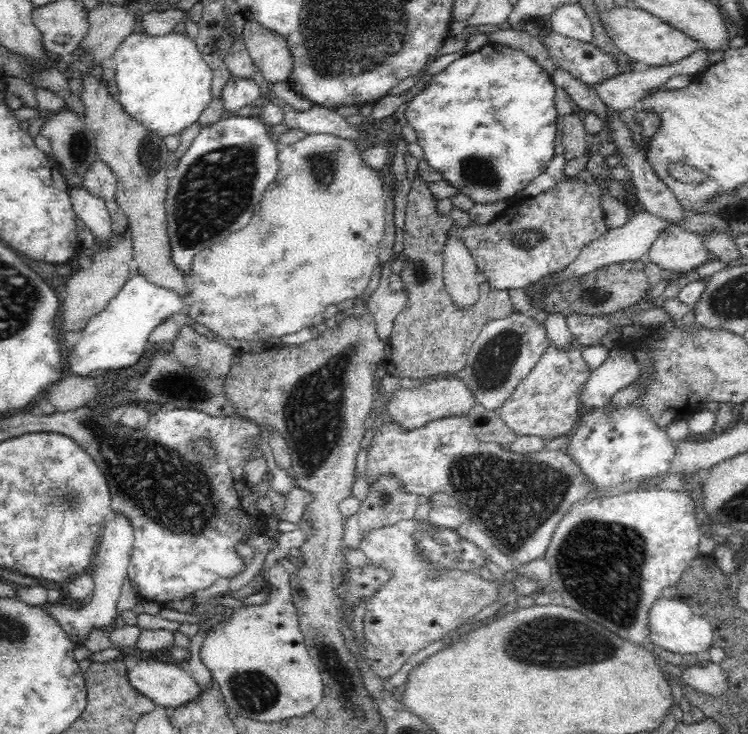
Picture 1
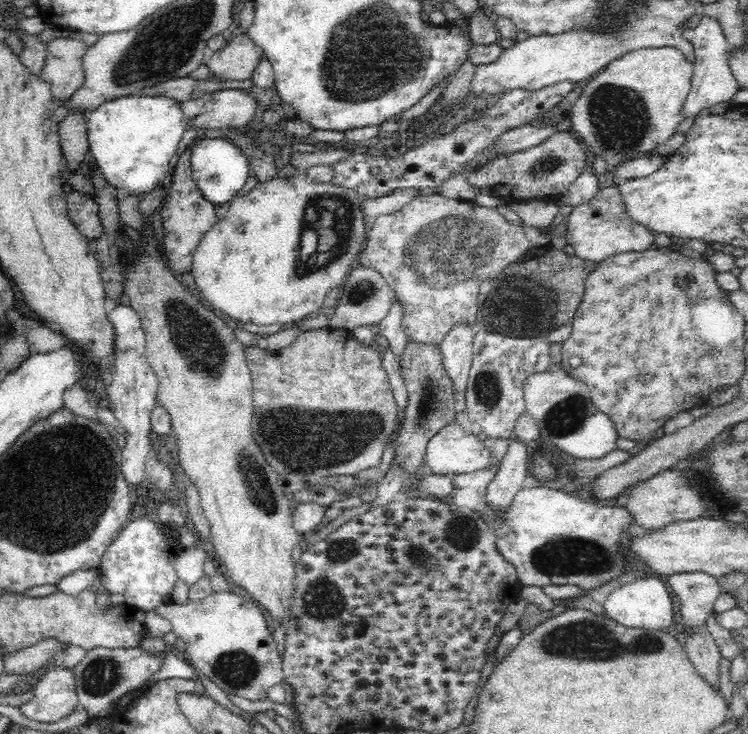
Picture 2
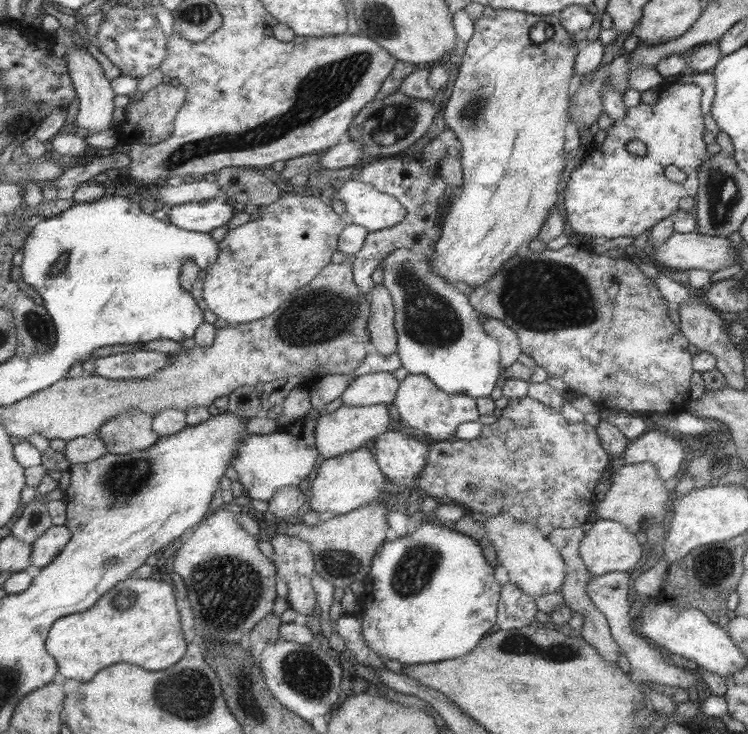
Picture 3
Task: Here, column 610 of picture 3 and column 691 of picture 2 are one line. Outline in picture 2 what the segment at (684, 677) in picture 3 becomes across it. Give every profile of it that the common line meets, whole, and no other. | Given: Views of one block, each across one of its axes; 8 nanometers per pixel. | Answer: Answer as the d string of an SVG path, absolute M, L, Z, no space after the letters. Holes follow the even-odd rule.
M676 573L666 578L673 595L680 600L680 616L686 635L693 635L714 611L716 599L723 593L716 579L705 573Z

